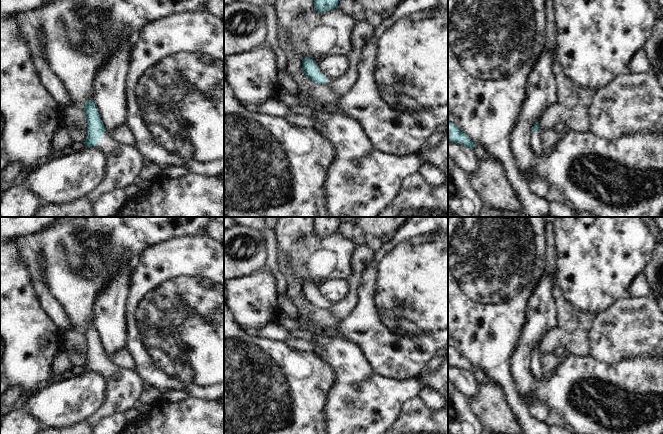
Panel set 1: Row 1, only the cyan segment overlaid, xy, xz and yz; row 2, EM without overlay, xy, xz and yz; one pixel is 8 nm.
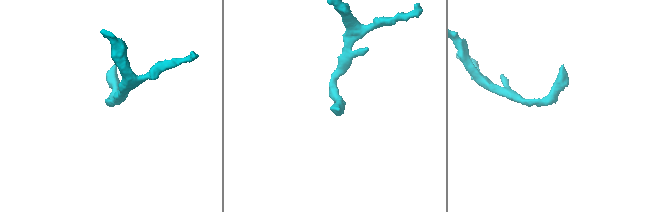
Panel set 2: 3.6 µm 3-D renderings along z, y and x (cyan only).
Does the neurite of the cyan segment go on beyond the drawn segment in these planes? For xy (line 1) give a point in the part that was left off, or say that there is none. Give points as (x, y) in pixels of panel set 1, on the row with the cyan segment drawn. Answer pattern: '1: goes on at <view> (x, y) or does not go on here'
1: goes on at xy (125, 162)

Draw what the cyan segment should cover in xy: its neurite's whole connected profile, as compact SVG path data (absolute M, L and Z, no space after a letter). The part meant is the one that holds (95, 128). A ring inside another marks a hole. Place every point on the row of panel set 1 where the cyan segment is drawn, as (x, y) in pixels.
M93 100L86 102L84 112L87 116L87 138L83 143L104 152L109 159L109 169L105 174L105 180L88 195L94 203L108 191L124 189L131 183L136 183L143 167L143 156L134 146L122 145L105 132L104 124Z

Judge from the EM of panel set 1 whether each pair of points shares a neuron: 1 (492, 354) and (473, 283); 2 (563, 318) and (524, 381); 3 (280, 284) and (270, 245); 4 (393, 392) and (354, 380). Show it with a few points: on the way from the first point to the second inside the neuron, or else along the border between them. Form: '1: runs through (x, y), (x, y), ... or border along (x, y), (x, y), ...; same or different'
1: runs through (487, 336), (477, 301); same
2: border along (554, 302), (558, 325); different
3: runs through (276, 274), (271, 264), (271, 255); same
4: runs through (383, 392), (366, 392), (364, 390); same

